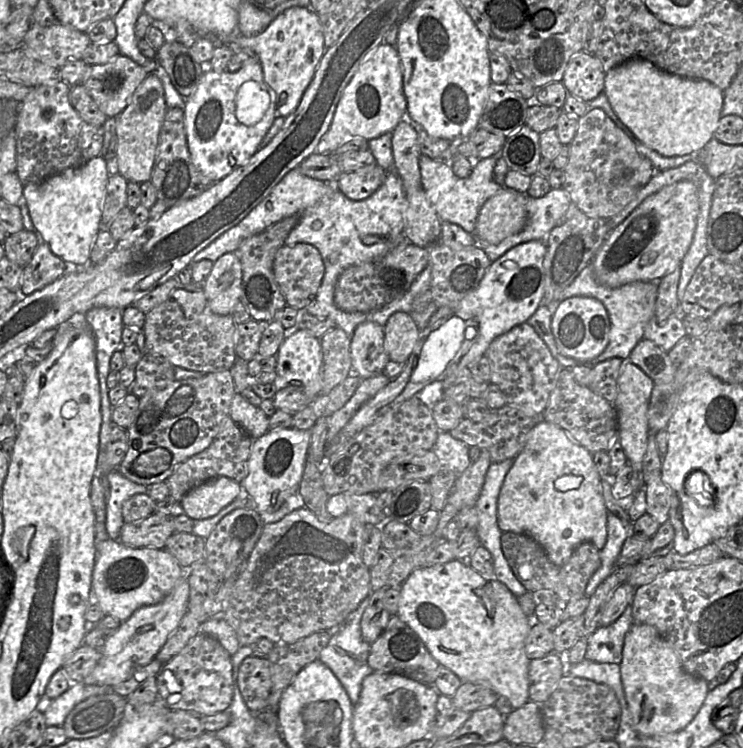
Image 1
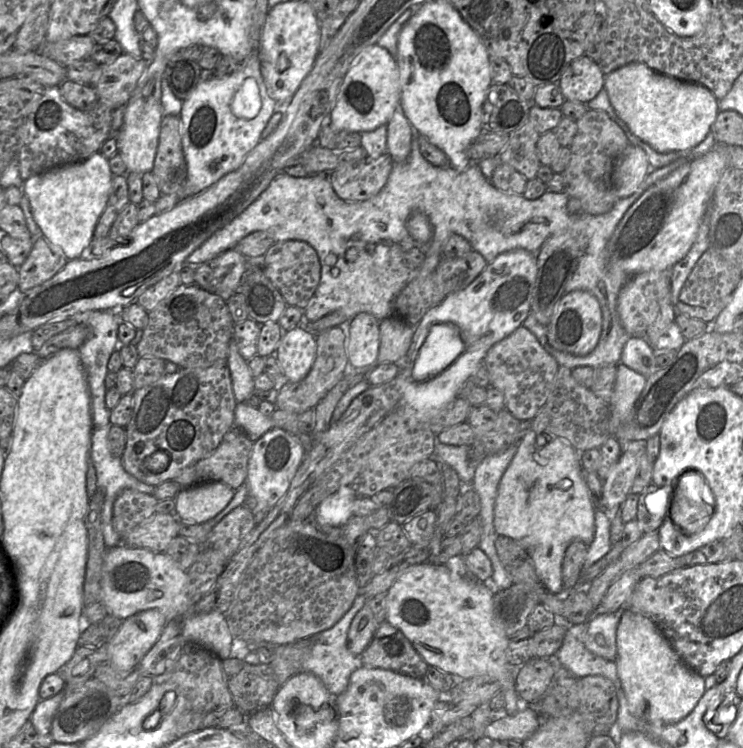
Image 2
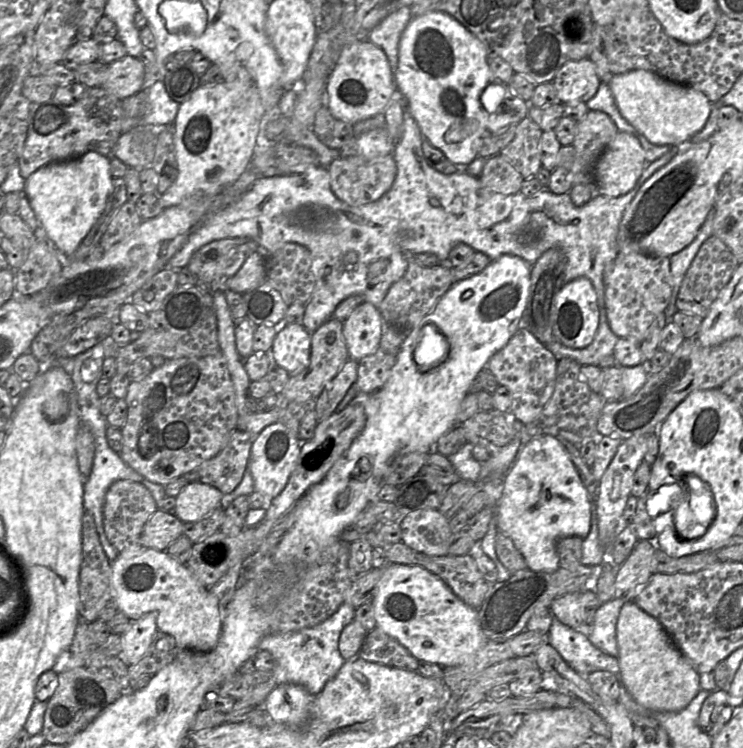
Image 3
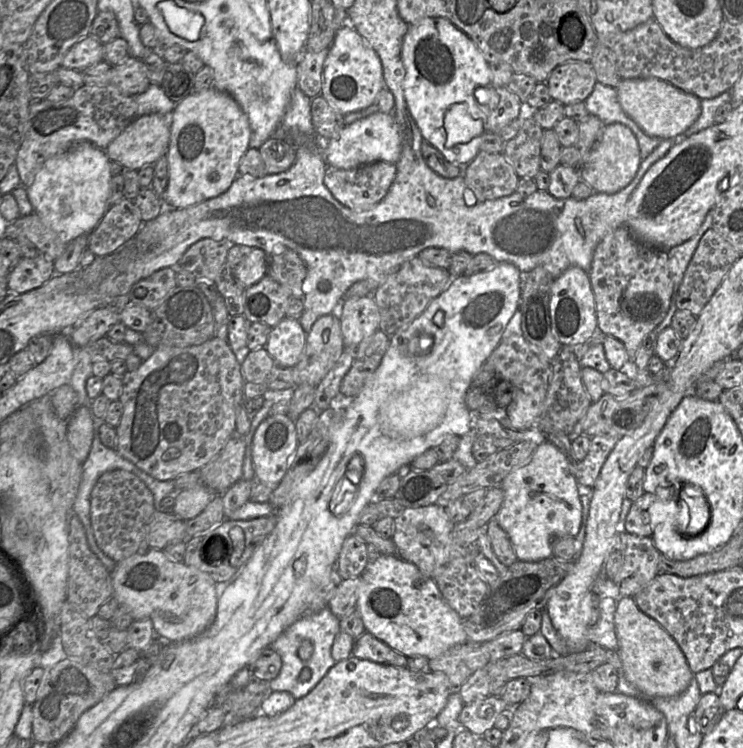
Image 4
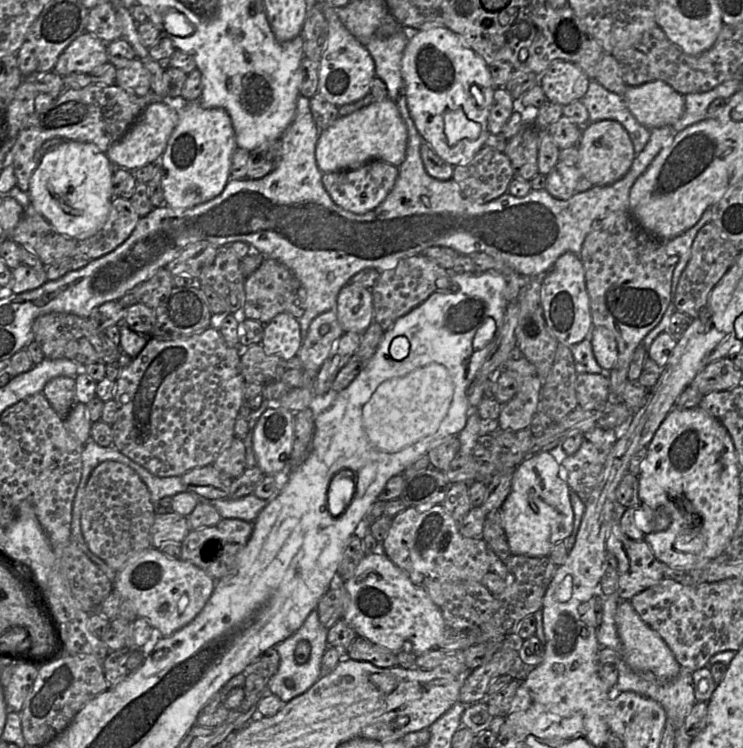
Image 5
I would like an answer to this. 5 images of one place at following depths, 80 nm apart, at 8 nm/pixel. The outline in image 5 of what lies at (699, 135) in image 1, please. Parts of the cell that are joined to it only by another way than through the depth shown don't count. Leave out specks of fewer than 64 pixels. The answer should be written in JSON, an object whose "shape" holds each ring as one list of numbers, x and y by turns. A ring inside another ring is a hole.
{"shape":[[661,80,628,86,621,96,632,115,648,129,671,126,684,113,684,96]]}

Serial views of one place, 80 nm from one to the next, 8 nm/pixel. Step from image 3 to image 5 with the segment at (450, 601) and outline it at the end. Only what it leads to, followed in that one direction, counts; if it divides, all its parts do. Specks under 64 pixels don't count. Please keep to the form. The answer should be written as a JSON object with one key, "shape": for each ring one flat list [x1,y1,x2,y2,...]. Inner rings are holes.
{"shape":[[385,553,365,555,354,574,345,579,343,585,348,595,343,619,351,625,358,636,396,654,406,652,418,656,431,649,441,647,441,640,447,625,440,608,431,599,429,593,425,589,415,586,408,574,396,566]]}

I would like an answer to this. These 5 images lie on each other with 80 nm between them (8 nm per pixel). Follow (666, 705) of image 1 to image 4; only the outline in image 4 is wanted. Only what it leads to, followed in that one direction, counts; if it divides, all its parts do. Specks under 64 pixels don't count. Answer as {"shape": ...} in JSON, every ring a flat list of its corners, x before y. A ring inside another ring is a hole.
{"shape":[[620,597,614,617,618,655,626,679,648,697,673,697,684,692,694,678,676,641,653,618,643,613,633,597]]}

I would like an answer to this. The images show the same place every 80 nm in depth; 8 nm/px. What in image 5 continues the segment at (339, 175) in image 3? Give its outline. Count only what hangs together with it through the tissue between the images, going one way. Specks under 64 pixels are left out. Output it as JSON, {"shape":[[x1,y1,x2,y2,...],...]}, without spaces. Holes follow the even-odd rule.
{"shape":[[372,160,355,170,323,173,322,183,339,207,355,214,366,214,378,207,391,192,398,177,398,167]]}

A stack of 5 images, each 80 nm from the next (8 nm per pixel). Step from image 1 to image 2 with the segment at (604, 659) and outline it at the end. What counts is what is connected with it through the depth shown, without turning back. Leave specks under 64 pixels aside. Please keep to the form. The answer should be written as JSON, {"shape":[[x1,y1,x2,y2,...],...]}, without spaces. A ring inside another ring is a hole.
{"shape":[[627,606,608,614,594,614,593,610,586,622,584,636,584,644,590,652,604,659,616,661,616,632,625,608]]}

